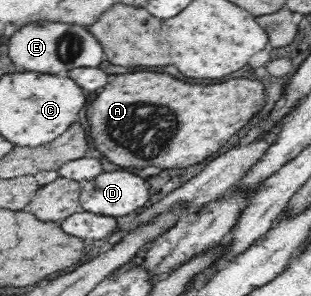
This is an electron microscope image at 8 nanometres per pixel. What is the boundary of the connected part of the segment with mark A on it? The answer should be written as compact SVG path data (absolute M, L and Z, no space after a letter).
M131 72L121 74L109 82L87 108L87 121L90 126L91 140L111 164L123 169L137 171L145 166L185 168L203 162L211 154L219 152L229 138L233 138L258 112L263 110L265 101L264 88L257 80L235 78L225 84L215 86L191 86L181 80L175 80L167 74L155 72Z

